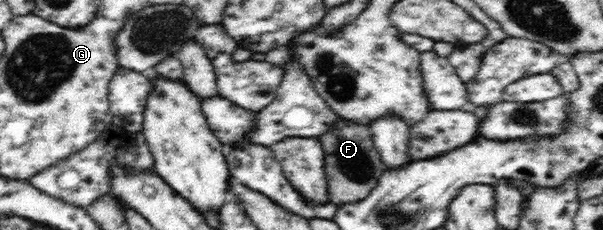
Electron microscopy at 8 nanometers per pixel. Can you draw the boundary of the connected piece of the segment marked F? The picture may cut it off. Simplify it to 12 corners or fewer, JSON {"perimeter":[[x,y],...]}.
{"perimeter":[[337,118],[317,138],[329,200],[363,200],[389,170],[367,125]]}

